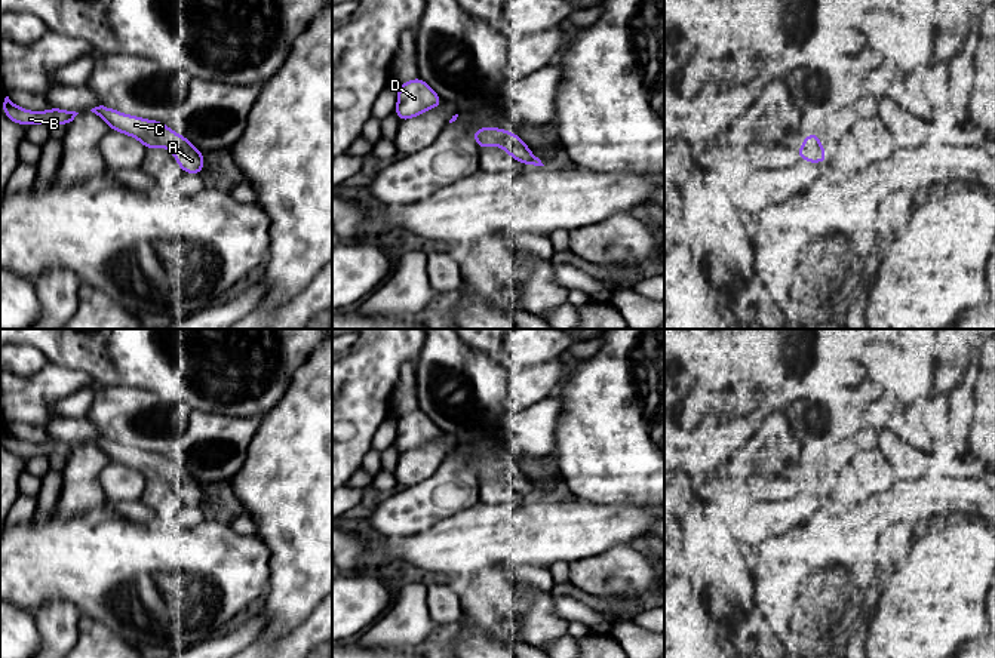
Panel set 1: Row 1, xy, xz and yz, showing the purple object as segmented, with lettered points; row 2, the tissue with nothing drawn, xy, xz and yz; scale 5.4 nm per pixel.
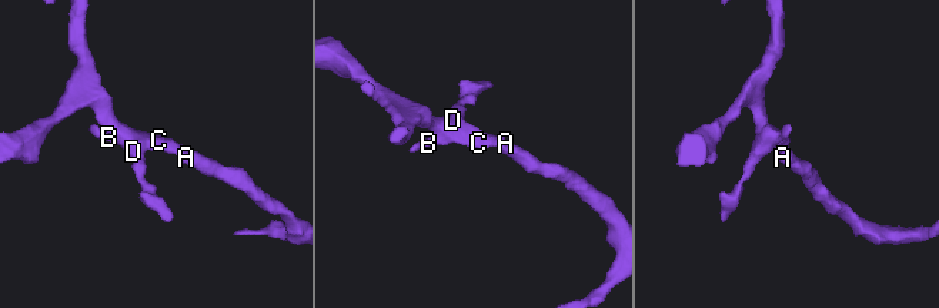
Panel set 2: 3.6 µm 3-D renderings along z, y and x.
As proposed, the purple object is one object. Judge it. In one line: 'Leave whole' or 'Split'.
Leave whole

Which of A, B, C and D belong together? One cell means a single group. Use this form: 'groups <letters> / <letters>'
groups A B C D

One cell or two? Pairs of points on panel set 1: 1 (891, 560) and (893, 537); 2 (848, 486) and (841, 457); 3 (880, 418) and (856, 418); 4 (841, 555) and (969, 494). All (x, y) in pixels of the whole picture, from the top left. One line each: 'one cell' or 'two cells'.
1: one cell
2: two cells
3: two cells
4: one cell

